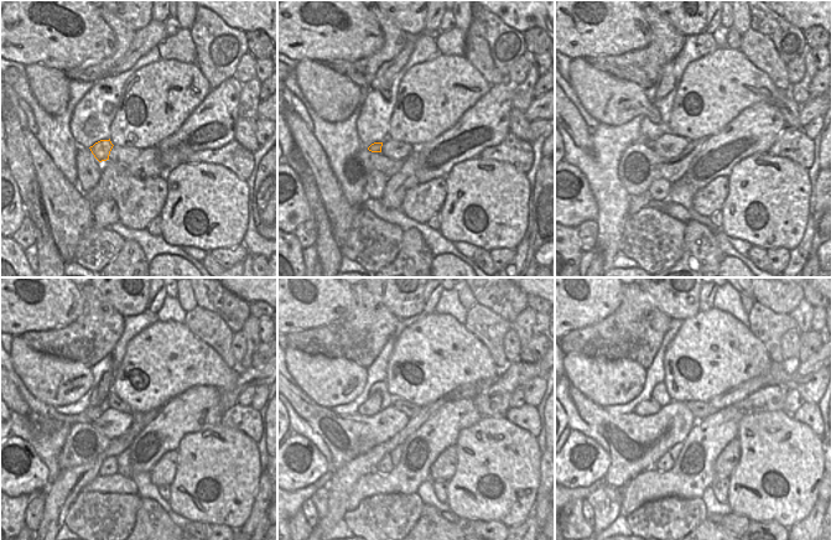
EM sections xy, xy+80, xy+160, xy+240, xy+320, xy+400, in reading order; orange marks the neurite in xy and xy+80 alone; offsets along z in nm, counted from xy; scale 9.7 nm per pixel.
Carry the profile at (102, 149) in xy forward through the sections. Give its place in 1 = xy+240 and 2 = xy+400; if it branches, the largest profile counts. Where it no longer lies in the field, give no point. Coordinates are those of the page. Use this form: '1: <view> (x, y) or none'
1: xy+240 (93, 411)
2: xy+400 (650, 406)

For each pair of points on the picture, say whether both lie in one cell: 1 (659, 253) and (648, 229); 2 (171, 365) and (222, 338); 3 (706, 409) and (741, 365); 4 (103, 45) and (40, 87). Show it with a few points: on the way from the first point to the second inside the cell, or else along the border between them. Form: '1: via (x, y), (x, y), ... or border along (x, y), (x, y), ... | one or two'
1: via (659, 247), (650, 235) | one
2: border along (187, 326), (228, 367) | two
3: border along (707, 401), (694, 400), (686, 403) | two
4: border along (36, 62), (63, 72) | two

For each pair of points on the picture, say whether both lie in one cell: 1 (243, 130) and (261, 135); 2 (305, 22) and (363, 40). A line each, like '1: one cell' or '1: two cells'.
1: two cells
2: one cell

